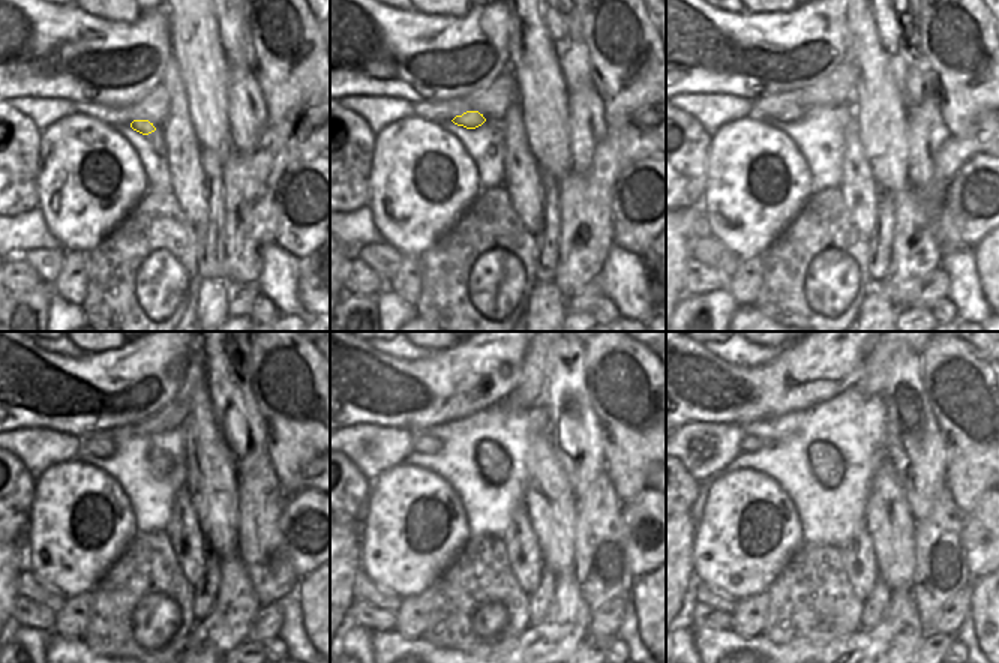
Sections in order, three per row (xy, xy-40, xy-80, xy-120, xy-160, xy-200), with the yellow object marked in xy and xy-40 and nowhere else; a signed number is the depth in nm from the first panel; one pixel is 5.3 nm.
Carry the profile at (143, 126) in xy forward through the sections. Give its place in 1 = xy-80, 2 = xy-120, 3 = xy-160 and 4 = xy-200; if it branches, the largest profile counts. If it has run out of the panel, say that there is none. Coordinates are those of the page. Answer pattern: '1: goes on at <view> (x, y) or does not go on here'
1: goes on at xy-80 (792, 113)
2: goes on at xy-120 (101, 447)
3: goes on at xy-160 (419, 443)
4: goes on at xy-200 (749, 443)

